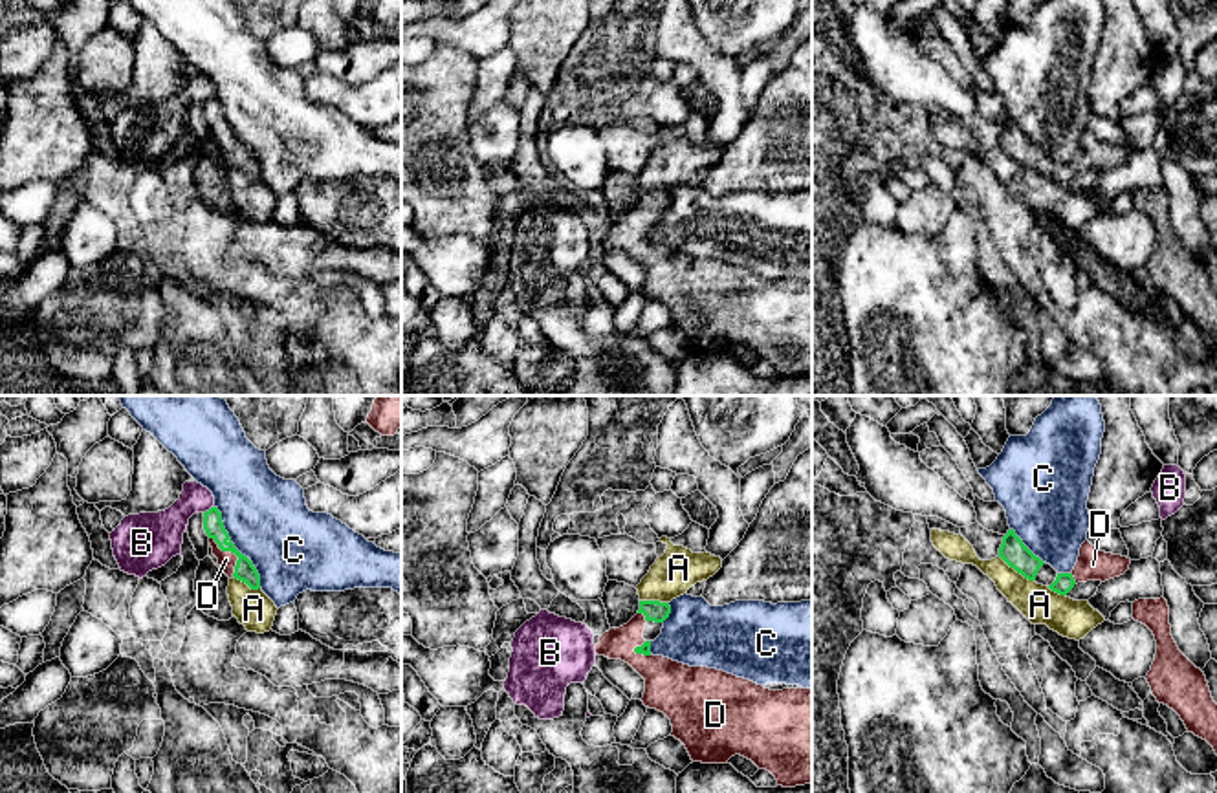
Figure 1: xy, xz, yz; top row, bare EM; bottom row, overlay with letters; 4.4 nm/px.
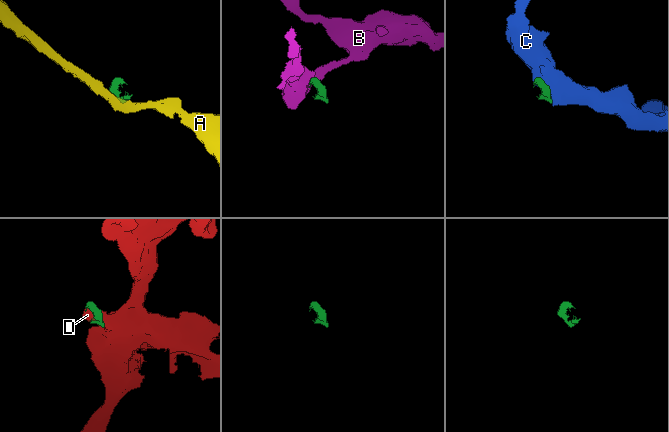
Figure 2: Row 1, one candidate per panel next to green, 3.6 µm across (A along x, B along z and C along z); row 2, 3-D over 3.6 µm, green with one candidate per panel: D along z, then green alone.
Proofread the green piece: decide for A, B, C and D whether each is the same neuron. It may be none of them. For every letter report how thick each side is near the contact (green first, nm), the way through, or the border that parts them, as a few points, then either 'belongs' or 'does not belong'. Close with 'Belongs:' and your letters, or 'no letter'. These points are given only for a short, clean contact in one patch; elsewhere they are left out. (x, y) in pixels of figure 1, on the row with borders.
A: calibres 120 and 170 nm; border yz (999, 555), (1034, 581); does not belong
B: calibres 90 and 200 nm; border xy (213, 506), (204, 513); does not belong
C: calibres 90 and 360 nm; does not belong
D: calibres 90 and 80 nm; way xy (244, 570), (233, 552), (226, 559); belongs
Belongs: D

